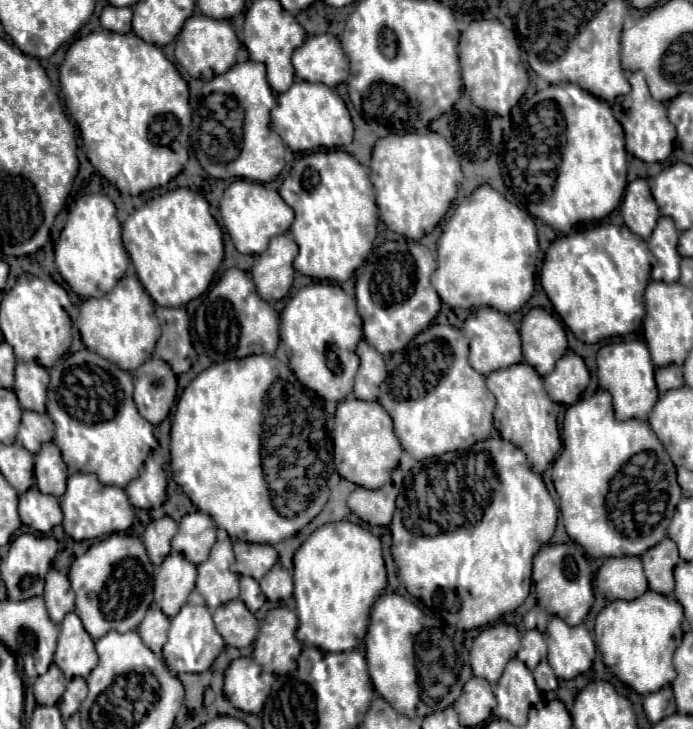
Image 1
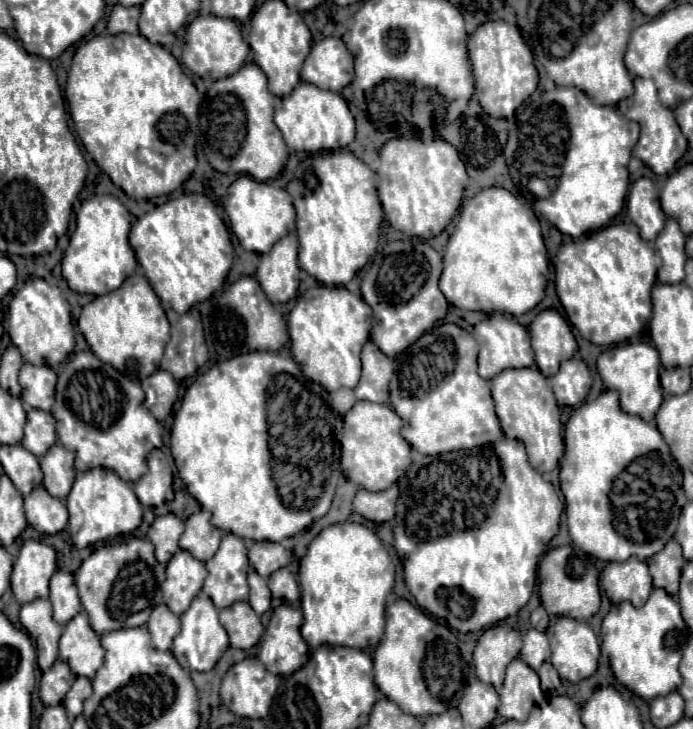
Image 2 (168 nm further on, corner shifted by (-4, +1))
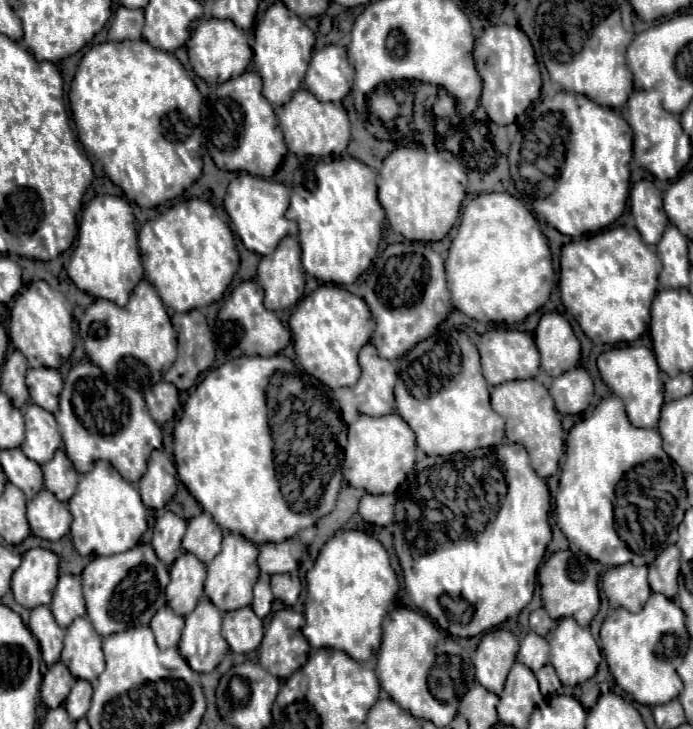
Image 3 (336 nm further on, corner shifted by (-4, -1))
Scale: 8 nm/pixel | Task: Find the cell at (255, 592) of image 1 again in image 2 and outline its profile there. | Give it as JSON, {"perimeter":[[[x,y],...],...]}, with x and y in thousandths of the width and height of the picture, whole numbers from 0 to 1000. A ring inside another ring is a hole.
{"perimeter":[[[359,782],[359,829],[374,845],[391,831],[391,812],[385,796],[377,793],[368,782]]]}

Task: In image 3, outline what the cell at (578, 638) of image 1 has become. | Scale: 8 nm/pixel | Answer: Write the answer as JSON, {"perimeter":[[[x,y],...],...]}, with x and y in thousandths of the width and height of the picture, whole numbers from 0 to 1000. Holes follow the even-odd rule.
{"perimeter":[[[827,848],[807,850],[792,897],[792,908],[815,941],[833,941],[856,930],[867,908],[867,892],[850,861],[835,859]]]}

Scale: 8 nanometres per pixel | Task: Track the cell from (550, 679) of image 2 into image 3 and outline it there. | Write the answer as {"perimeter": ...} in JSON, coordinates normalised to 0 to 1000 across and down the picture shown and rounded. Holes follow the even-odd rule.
{"perimeter":[[[786,911],[778,922],[775,922],[775,933],[781,941],[781,951],[785,956],[794,956],[802,949],[810,949],[811,936],[807,936],[801,916],[795,911]]]}

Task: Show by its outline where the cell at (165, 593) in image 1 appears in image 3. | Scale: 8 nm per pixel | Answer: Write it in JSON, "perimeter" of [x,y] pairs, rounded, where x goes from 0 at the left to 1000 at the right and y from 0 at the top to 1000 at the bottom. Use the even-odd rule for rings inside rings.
{"perimeter":[[[267,757],[247,774],[244,787],[247,798],[238,809],[241,826],[258,845],[270,845],[293,818],[296,774],[290,774],[290,768],[284,768],[278,760]]]}

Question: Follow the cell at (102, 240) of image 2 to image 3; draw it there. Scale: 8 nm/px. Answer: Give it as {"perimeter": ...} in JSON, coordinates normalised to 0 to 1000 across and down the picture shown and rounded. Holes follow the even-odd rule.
{"perimeter":[[[137,269],[120,288],[114,305],[114,335],[102,348],[97,365],[100,381],[108,392],[134,409],[152,409],[172,420],[183,417],[189,398],[206,381],[206,362],[198,337],[195,296],[189,283],[175,269]]]}

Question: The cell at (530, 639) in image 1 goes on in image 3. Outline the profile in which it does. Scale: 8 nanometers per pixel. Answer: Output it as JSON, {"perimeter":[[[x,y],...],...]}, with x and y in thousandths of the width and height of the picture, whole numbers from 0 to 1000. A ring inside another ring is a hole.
{"perimeter":[[[763,867],[749,889],[746,905],[752,911],[758,911],[760,916],[766,916],[769,922],[775,922],[778,916],[784,916],[789,911],[789,900],[792,900],[792,883],[786,875],[781,875],[772,867]]]}

